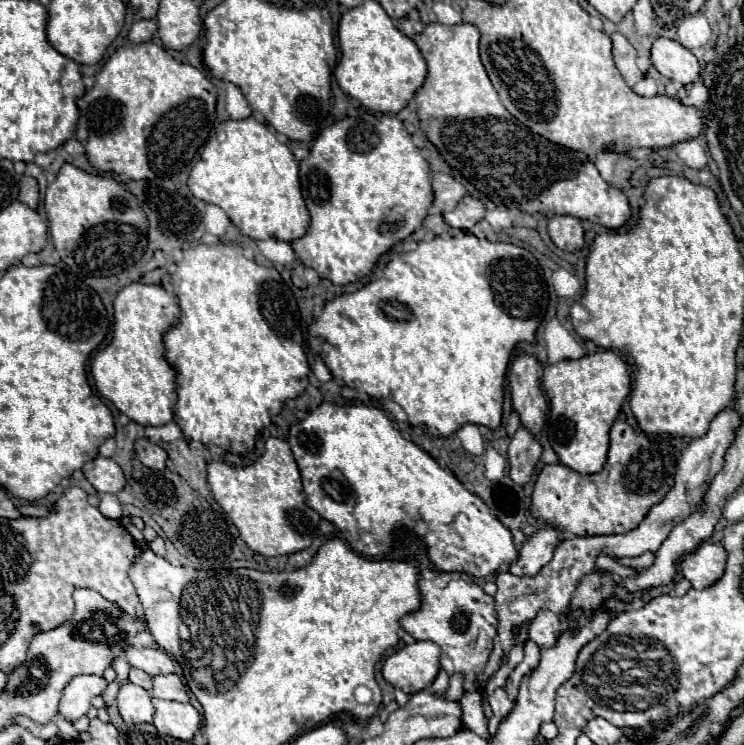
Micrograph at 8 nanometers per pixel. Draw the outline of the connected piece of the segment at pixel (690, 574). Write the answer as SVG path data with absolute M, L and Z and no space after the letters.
M702 542L698 550L692 554L686 554L680 560L682 576L692 584L692 588L706 588L714 584L726 566L726 550L722 544L710 544Z

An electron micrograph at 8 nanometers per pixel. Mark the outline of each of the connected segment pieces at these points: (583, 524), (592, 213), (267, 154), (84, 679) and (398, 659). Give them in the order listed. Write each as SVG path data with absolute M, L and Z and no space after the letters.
M624 420L610 428L610 448L604 468L596 474L580 474L564 464L546 464L534 484L530 512L534 518L552 520L552 526L574 536L622 534L640 524L648 510L674 486L676 448L672 436L638 434Z
M428 24L422 34L416 34L412 40L420 48L426 64L428 76L420 92L414 96L418 106L420 130L432 142L432 146L440 152L440 156L452 166L460 176L464 176L476 190L480 190L488 200L496 206L516 208L526 214L560 214L574 216L580 220L590 220L608 230L616 230L626 224L630 218L628 198L602 180L596 166L588 160L584 152L568 150L558 146L534 132L530 132L524 124L520 124L500 102L498 92L494 90L488 74L480 62L478 54L478 38L480 32L472 24Z
M252 116L244 120L226 120L216 128L216 134L208 140L208 144L202 148L200 160L194 164L190 178L188 178L190 192L208 204L220 206L232 224L248 238L252 240L282 240L292 242L306 234L310 216L306 210L306 204L302 200L300 192L300 180L298 180L298 162L294 154L288 150L288 146L280 144L276 136L260 122L256 122Z
M76 676L64 688L64 696L60 700L60 714L74 722L84 716L92 706L92 696L102 694L108 682L102 676Z
M434 642L406 644L384 660L382 676L406 694L426 690L440 670L440 646Z

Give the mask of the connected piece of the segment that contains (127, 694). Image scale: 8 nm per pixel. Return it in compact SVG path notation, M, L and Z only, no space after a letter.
M126 682L120 686L116 702L118 702L118 712L124 718L124 722L130 722L130 724L152 722L154 706L150 702L150 692L146 692L144 688L132 682Z

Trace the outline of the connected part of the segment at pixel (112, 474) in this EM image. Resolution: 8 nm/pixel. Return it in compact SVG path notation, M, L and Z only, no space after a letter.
M96 456L90 464L84 466L82 472L84 472L86 480L96 488L98 494L102 494L102 492L116 494L126 484L126 478L124 478L122 468L112 458Z

